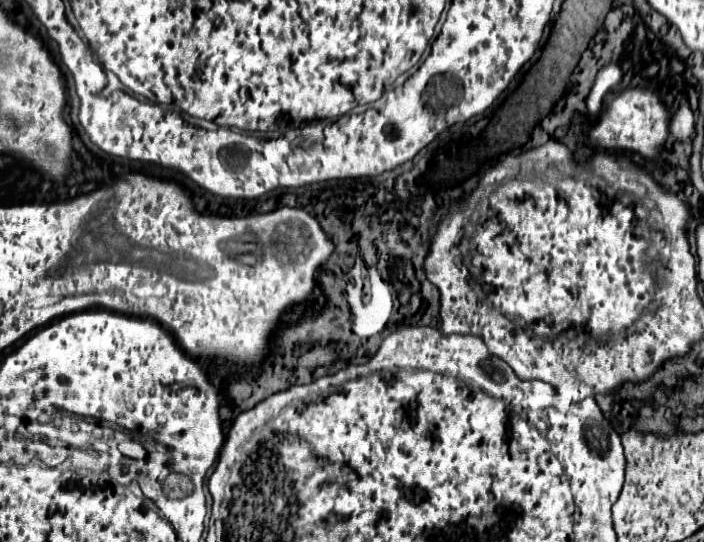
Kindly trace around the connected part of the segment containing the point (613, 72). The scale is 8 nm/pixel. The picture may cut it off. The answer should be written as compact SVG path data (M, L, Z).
M608 64L600 70L590 94L588 94L588 112L590 116L598 116L600 114L600 104L604 100L604 96L622 80L622 70L616 64Z

